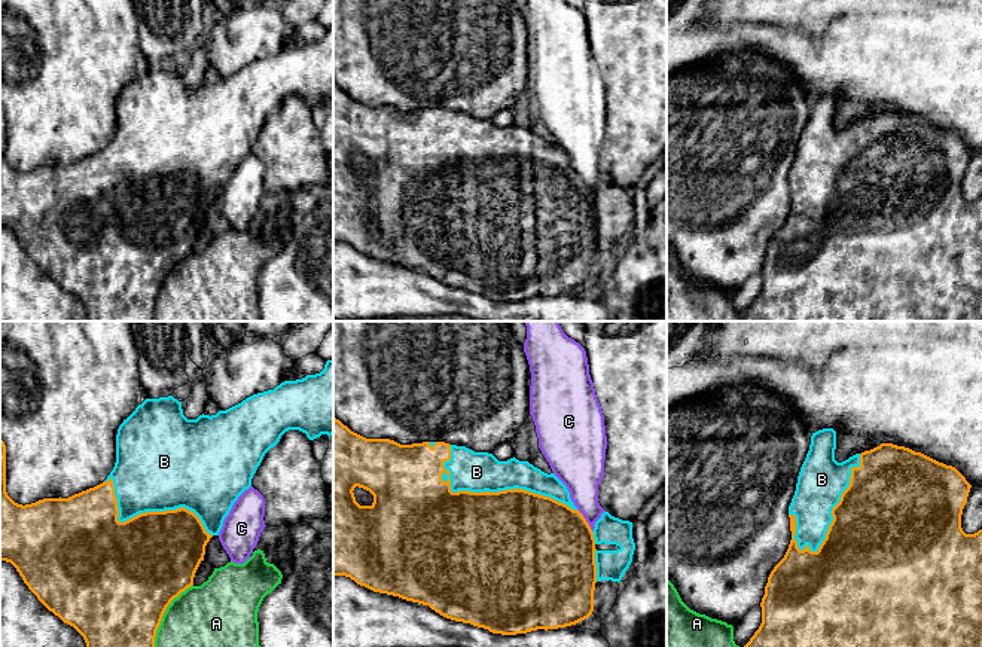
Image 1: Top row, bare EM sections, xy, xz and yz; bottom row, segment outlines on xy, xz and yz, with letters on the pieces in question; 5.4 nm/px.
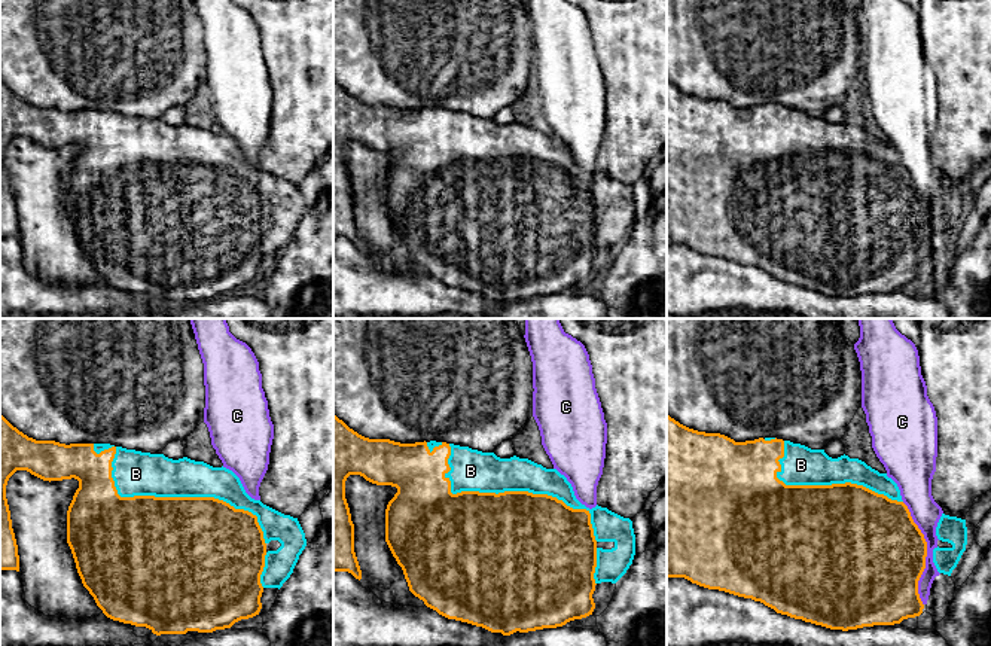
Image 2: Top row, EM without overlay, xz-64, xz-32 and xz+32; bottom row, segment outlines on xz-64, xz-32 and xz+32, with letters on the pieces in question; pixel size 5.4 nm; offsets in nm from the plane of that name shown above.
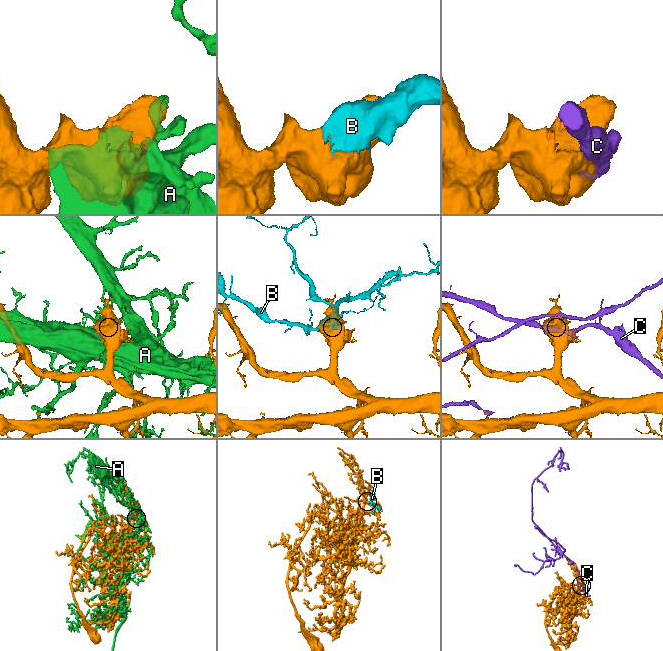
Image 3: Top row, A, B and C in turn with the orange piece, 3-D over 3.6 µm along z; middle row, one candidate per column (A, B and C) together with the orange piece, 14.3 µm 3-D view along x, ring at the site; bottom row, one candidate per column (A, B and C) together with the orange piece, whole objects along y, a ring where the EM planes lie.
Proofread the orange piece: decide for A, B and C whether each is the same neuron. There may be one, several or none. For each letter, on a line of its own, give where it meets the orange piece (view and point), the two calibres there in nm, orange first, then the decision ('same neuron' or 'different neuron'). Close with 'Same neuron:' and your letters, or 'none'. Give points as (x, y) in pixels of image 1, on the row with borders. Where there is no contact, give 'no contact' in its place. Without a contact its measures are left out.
A: contact xy (164, 612); calibres 500 and 340 nm; different neuron
B: contact xz (491, 493); calibres 500 and 220 nm; same neuron
C: contact xz (585, 519); calibres 500 and 220 nm; different neuron
Same neuron: B

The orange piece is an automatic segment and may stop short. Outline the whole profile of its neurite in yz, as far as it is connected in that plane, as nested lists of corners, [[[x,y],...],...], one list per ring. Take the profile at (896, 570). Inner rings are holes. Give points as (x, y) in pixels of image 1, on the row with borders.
[[[823,428],[812,433],[809,451],[800,467],[796,491],[789,506],[792,540],[784,558],[774,567],[768,577],[765,595],[760,602],[762,623],[744,647],[982,647],[982,529],[975,534],[966,534],[961,528],[961,515],[972,485],[955,467],[939,463],[905,446],[881,443],[870,451],[853,455],[842,463],[835,460],[835,449],[836,431],[833,428]]]

